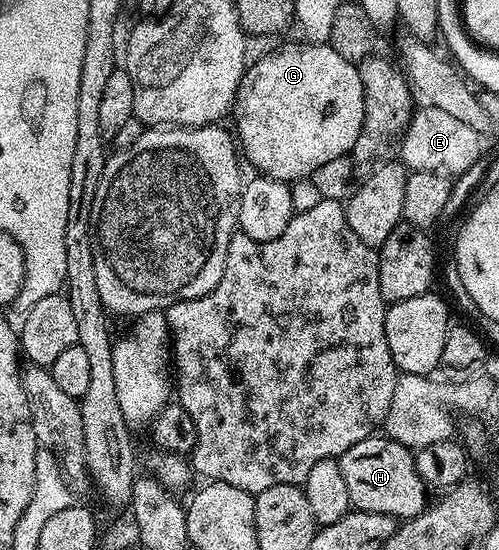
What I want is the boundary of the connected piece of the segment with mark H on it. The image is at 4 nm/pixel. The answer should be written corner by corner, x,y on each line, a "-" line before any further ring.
385,435
355,443
339,460
350,506
362,513
382,513
398,519
418,517
427,507
427,486
413,462
414,454

